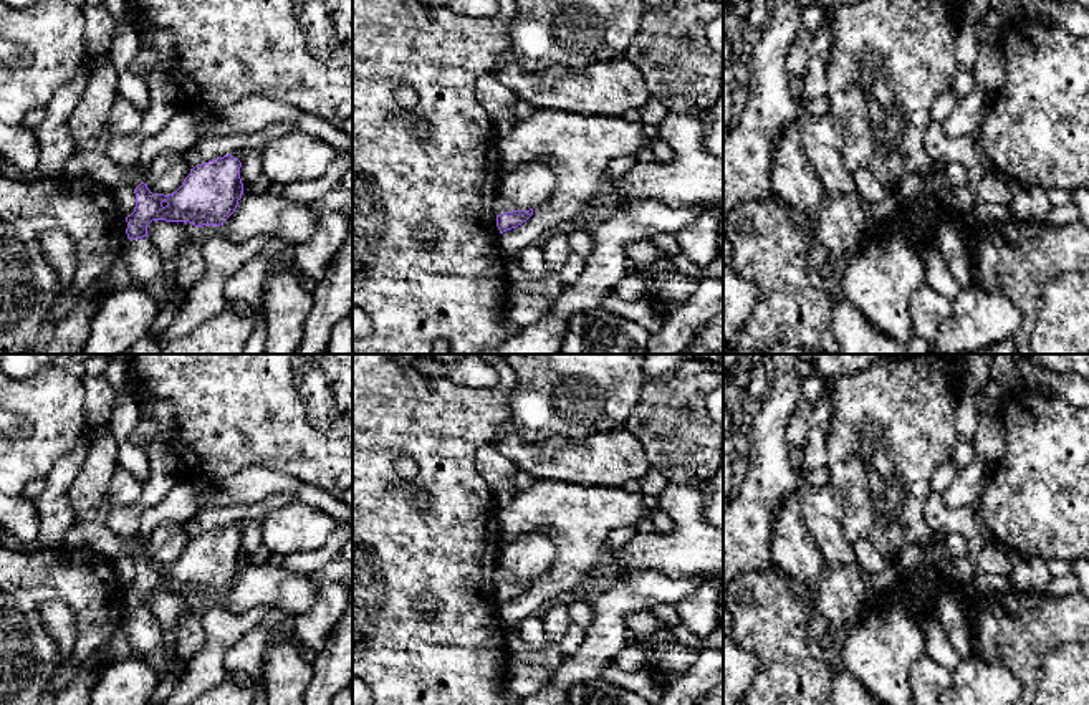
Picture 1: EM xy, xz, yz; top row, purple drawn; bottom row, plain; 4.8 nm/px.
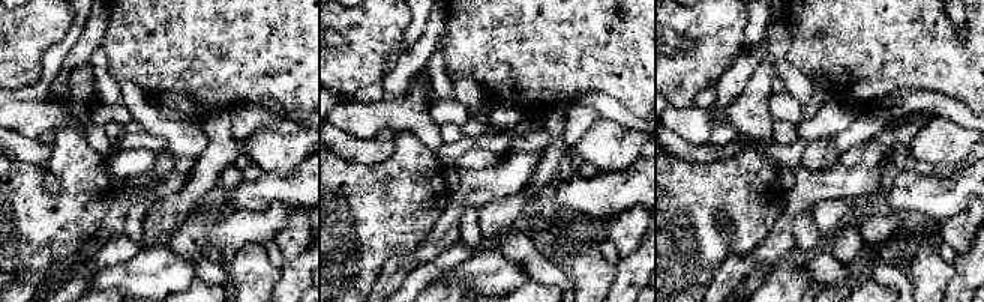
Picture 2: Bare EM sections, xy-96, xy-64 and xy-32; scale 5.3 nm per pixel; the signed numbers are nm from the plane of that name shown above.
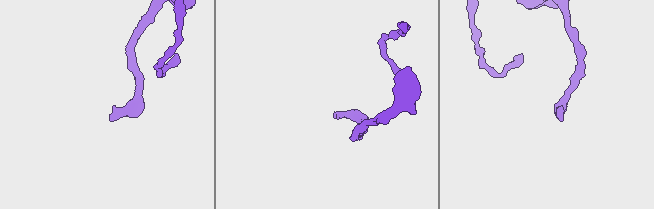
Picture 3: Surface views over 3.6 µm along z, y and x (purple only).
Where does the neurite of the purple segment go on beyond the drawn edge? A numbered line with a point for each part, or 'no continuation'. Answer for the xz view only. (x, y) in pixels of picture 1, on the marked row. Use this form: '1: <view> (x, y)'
1: xz (500, 206)

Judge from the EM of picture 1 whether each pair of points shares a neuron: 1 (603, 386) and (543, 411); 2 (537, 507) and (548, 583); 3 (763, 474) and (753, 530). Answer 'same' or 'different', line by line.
1: same
2: same
3: same

